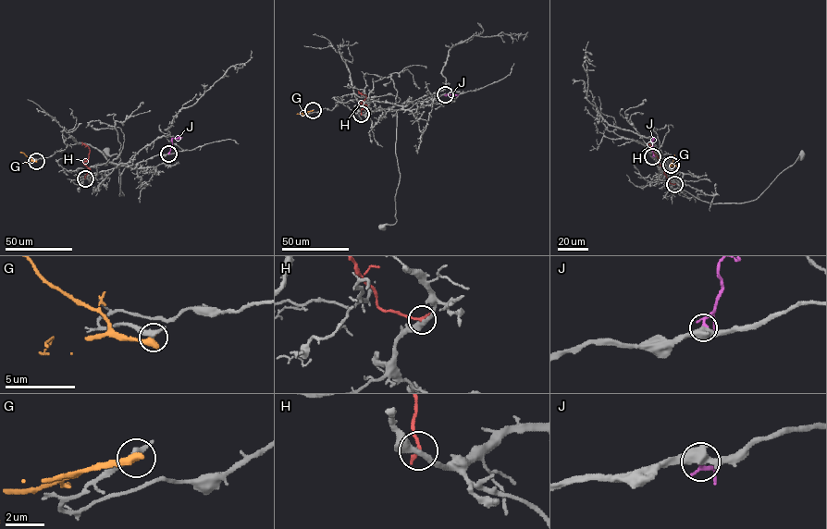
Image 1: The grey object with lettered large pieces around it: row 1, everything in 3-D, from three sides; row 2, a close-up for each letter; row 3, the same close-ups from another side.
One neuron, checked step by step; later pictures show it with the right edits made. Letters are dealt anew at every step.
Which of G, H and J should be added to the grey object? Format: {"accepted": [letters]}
{"accepted": ["J"]}

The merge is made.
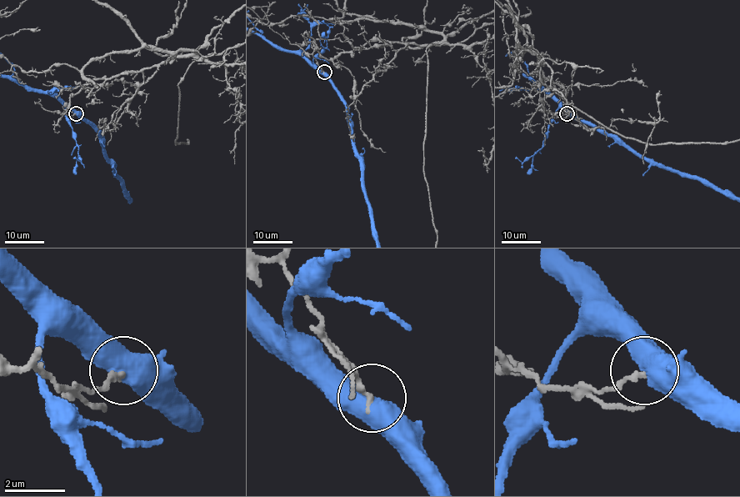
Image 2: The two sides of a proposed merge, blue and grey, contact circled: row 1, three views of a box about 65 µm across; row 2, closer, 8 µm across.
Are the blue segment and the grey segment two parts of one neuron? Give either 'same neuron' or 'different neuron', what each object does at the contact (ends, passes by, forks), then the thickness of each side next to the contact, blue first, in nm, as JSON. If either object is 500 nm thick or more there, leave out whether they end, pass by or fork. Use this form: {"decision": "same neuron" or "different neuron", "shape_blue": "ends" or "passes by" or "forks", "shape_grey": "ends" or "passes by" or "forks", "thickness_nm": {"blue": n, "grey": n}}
{"decision": "different neuron", "thickness_nm": {"blue": 550, "grey": 180}}

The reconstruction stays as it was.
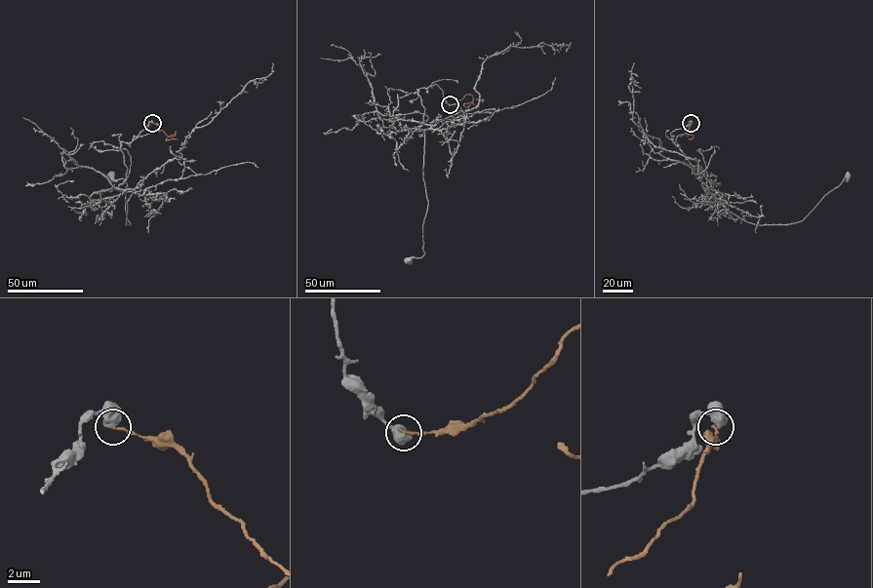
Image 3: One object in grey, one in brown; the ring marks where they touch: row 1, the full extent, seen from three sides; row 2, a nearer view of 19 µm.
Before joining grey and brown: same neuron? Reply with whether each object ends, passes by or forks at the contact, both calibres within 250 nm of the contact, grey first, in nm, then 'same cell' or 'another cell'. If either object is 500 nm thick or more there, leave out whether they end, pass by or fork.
calibres 550 and 150 nm; another cell

